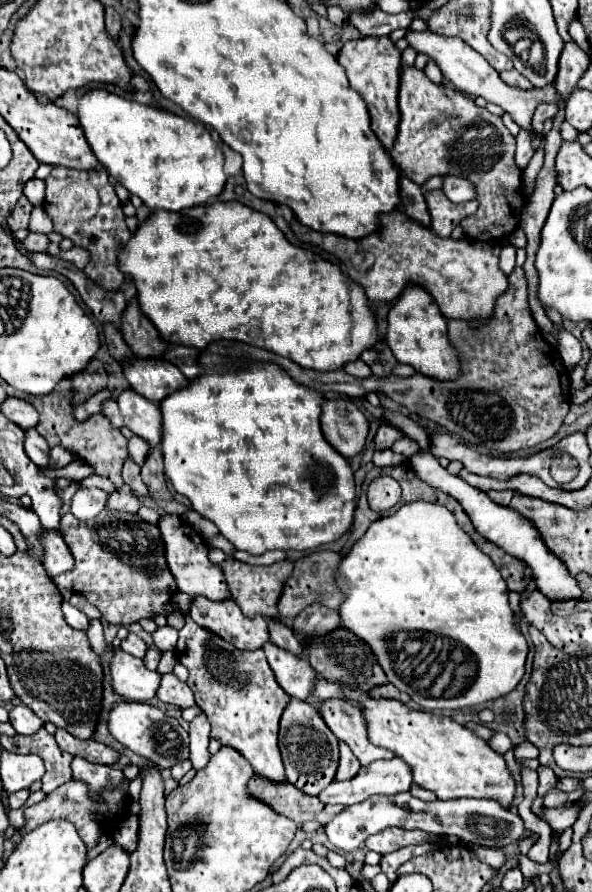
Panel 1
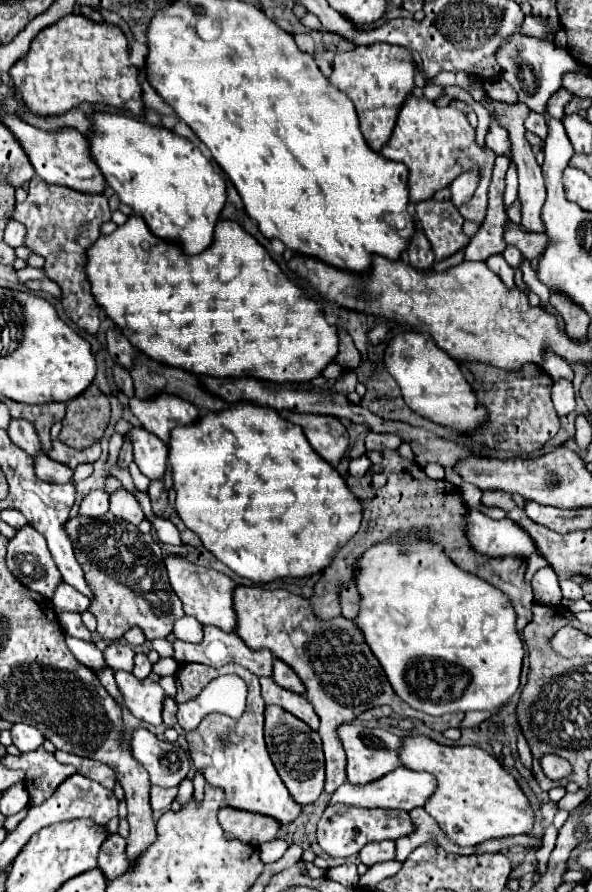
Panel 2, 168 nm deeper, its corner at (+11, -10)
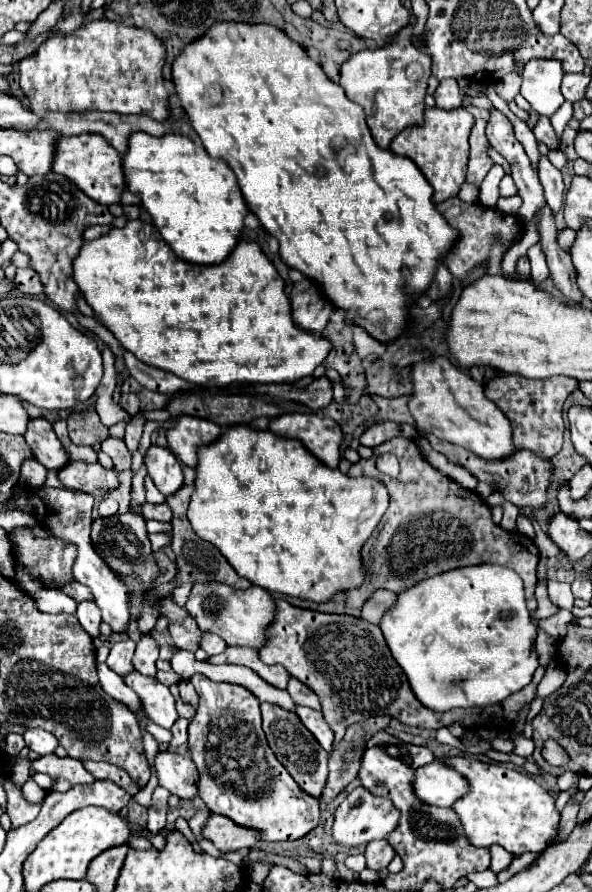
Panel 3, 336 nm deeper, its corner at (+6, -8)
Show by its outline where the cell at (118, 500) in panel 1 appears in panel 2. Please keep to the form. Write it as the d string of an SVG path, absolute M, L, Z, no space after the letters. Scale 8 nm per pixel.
M118 487L112 495L110 495L110 511L114 517L122 517L126 521L130 521L132 525L140 525L144 521L144 511L138 503L138 499L134 497L132 491Z

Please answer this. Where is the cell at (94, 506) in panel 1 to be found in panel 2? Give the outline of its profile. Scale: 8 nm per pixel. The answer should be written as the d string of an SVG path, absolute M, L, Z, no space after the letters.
M92 491L90 495L84 497L80 505L80 515L100 517L108 511L108 507L110 507L110 495L106 491Z

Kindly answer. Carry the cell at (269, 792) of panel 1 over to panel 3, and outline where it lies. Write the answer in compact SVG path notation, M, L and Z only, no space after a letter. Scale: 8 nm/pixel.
M211 815L207 825L203 827L203 835L215 843L219 851L239 851L251 849L261 841L253 829L243 829L243 825L233 825L229 817Z

